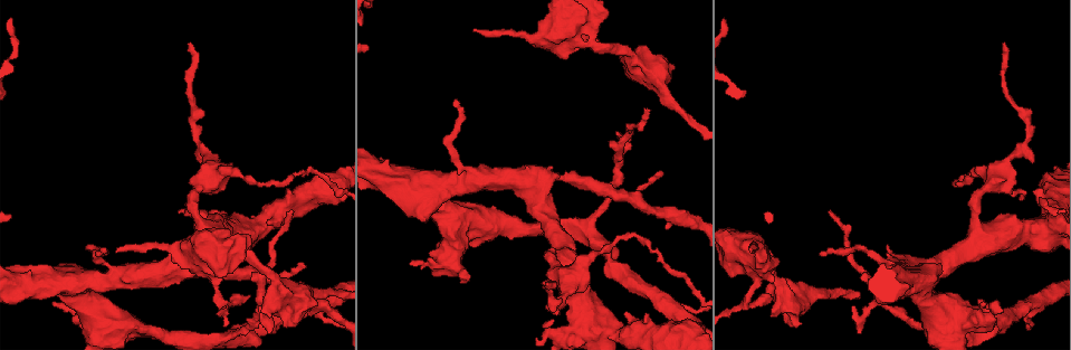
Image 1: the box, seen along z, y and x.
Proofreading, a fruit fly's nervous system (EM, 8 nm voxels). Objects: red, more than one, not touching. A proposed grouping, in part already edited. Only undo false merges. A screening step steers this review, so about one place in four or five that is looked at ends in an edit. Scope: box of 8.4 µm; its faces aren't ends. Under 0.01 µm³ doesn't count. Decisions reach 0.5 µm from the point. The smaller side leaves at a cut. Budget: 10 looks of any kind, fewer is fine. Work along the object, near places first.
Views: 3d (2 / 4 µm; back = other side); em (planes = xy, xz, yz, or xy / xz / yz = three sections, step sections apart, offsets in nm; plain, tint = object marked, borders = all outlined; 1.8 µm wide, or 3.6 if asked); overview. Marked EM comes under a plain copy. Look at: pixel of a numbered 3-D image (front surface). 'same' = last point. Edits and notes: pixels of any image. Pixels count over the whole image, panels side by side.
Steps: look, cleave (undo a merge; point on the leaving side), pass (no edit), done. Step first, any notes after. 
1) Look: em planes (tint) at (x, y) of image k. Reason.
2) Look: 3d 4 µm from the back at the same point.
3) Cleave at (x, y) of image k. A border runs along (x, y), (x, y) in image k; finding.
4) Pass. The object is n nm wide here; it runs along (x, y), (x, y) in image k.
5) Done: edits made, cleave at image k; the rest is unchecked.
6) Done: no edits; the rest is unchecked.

Look: 3d 4 µm at (291, 295) of image 1. Three-way junction.

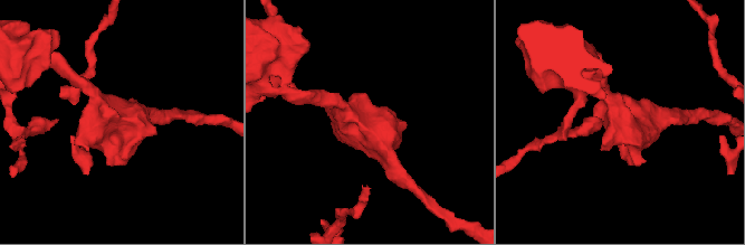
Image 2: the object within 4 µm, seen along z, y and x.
Look: em 3.6 µm planes (tint) at (368, 123) of image 2. Now the EM.

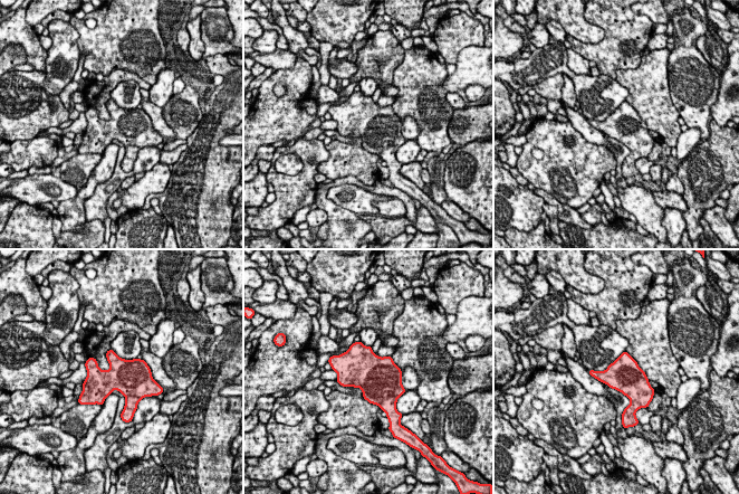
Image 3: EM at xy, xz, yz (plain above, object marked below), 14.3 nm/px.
Pass. All the same neuron.

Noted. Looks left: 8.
Look: em xz step 4 (tint) at (746, 301) of image 1. Calibre changes.

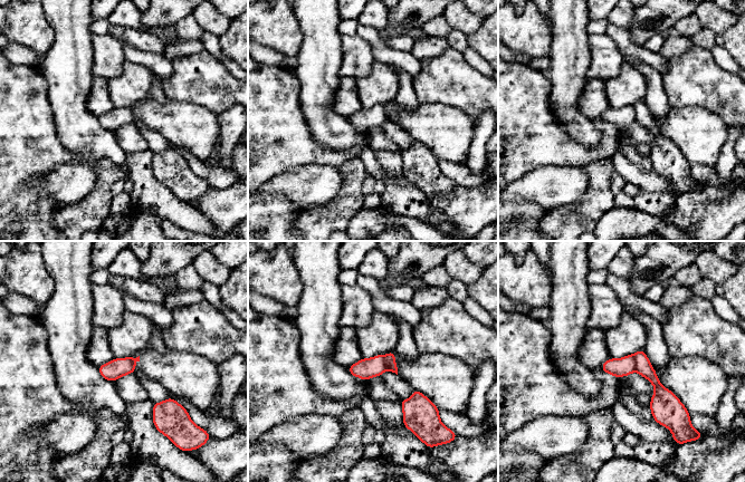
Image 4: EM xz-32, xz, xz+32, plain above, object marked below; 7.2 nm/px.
Look: em planes (tint) at the same point. Cut it another way.

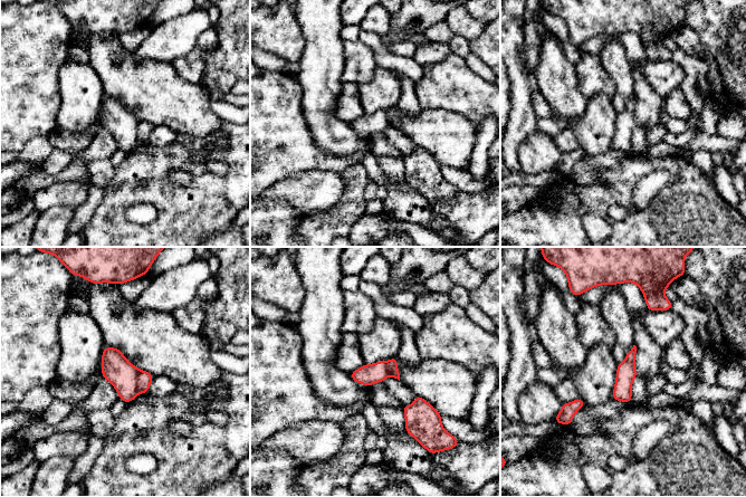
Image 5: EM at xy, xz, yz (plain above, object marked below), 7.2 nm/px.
Cleave at (144, 379) of image 5. A border runs along (140, 370), (137, 375), (137, 393) in image 5; a second neuron is stuck on.

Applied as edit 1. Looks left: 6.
Look: overview.

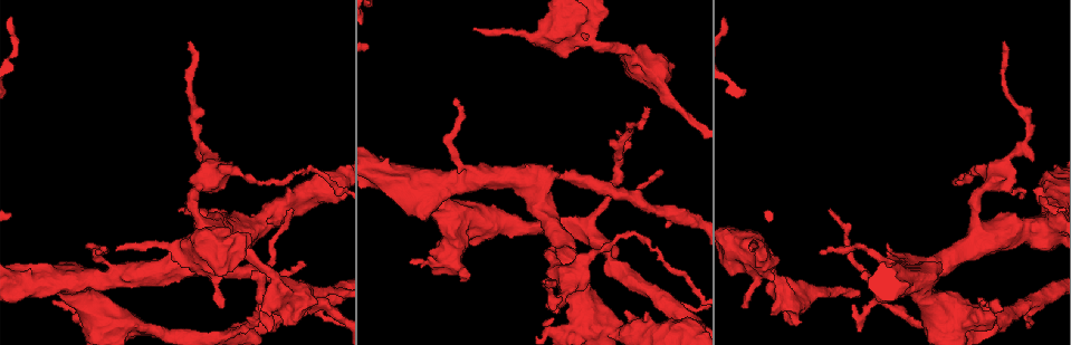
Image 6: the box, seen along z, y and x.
Look: em planes (tint) at (468, 178) of image 6. Abrupt turn.

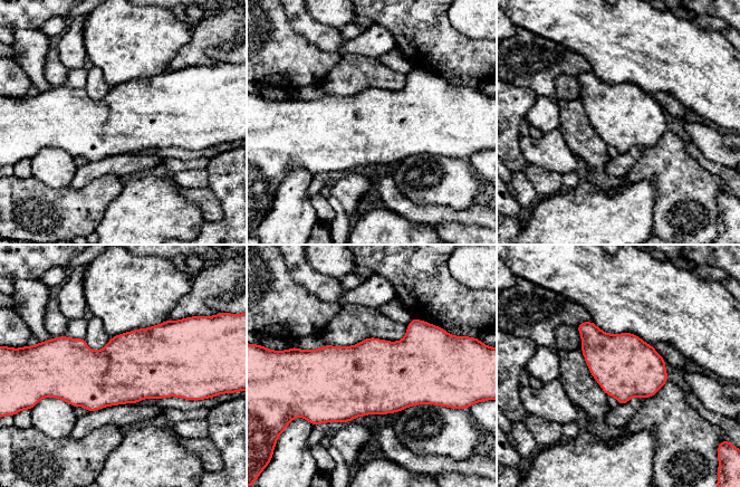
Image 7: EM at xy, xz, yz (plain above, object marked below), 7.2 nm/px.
Pass. All the same neuron.

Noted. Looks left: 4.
Look: 3d 4 µm at (635, 196) of image 6. Branch point.

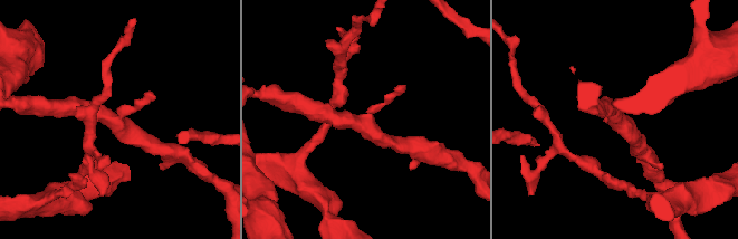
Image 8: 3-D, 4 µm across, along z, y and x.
Look: em planes (tint) at (365, 125) of image 8.

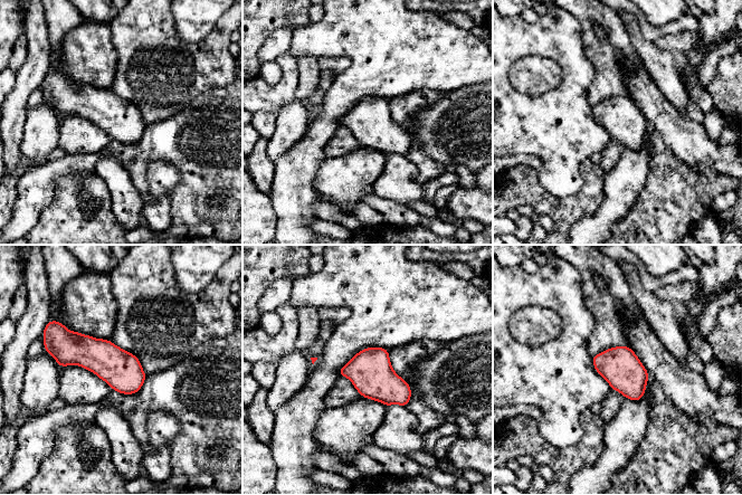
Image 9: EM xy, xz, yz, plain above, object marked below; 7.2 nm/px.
Pass. One neuron here.

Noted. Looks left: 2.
Done: edits made, cleave at image 5; the rest is unchecked.

